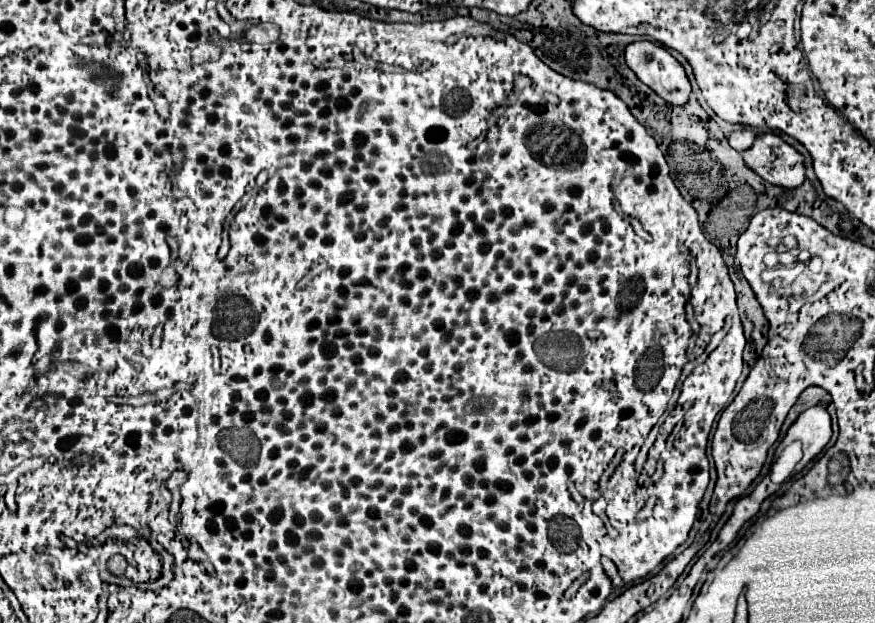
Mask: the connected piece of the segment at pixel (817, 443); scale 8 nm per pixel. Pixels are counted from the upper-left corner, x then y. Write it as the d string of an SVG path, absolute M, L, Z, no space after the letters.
M813 406L799 414L799 418L793 422L787 434L801 434L803 442L803 462L801 468L809 460L813 460L829 442L831 438L831 416L825 410L825 406Z

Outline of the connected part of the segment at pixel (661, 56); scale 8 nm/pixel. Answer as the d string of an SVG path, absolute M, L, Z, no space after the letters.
M649 40L631 42L625 48L625 64L637 74L637 78L643 84L647 84L653 92L657 92L667 104L681 106L681 104L687 102L687 98L691 94L691 84L687 80L687 74L683 70L683 66L663 46L659 46L655 42L649 42Z

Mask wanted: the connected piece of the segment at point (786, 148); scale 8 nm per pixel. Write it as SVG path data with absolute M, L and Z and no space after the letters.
M773 132L757 134L753 146L743 152L743 160L763 180L775 186L797 188L805 182L803 154Z

